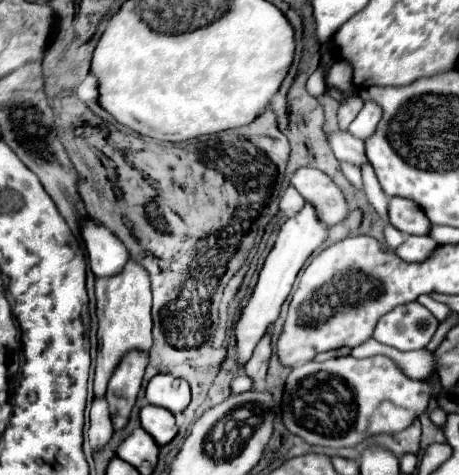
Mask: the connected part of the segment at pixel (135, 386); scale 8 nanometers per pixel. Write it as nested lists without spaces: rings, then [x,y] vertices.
[[[131,350],[123,356],[123,360],[119,362],[119,366],[115,368],[109,386],[107,386],[107,400],[109,400],[109,410],[111,410],[111,420],[115,430],[123,428],[129,420],[129,412],[135,404],[137,392],[141,388],[141,380],[143,380],[143,372],[147,366],[149,358],[139,352],[139,350]]]

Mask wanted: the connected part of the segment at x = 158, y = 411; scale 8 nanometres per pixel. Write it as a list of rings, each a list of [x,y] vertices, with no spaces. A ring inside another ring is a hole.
[[[145,406],[145,408],[141,408],[139,422],[155,438],[155,442],[159,446],[165,446],[177,434],[175,416],[171,412],[167,412],[165,408],[159,408],[159,406]]]

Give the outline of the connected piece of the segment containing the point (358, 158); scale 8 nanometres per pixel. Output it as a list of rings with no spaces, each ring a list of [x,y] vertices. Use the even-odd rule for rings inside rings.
[[[335,130],[329,134],[329,144],[337,156],[337,160],[347,160],[351,164],[363,166],[367,162],[365,142],[357,136],[351,136],[349,130]]]

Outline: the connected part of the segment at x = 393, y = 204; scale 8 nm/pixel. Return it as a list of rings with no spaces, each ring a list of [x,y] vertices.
[[[399,196],[389,200],[389,222],[403,234],[425,236],[429,234],[429,228],[431,228],[431,222],[427,220],[419,204]]]

